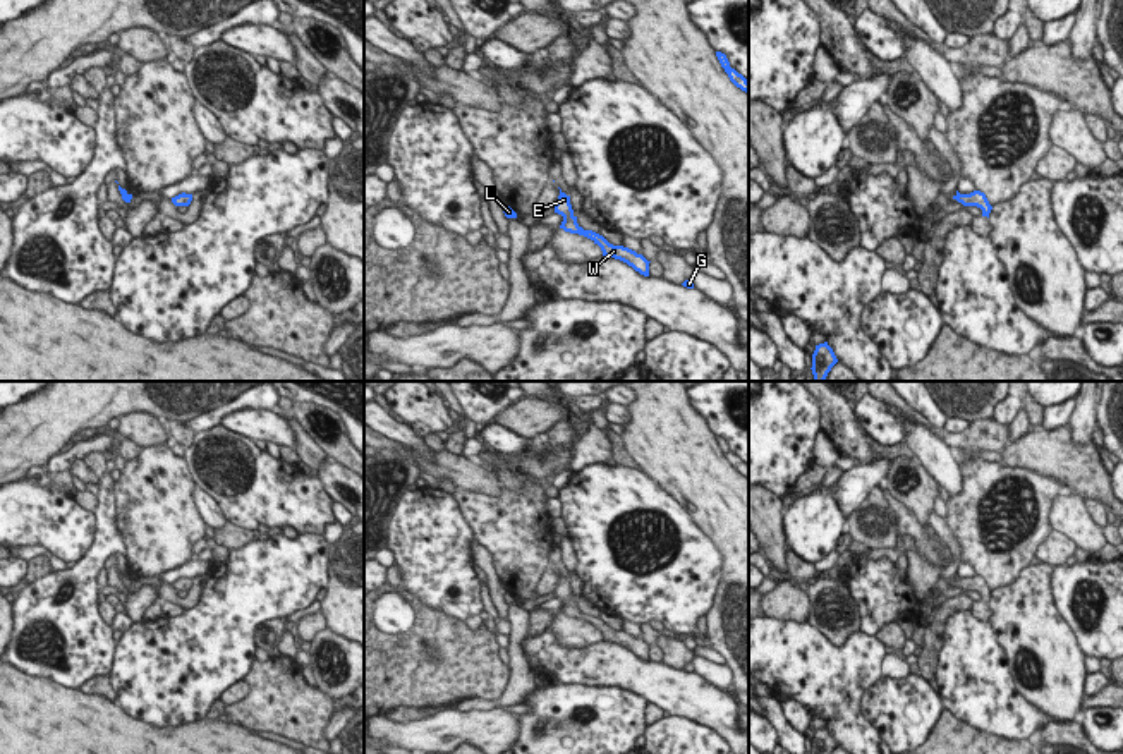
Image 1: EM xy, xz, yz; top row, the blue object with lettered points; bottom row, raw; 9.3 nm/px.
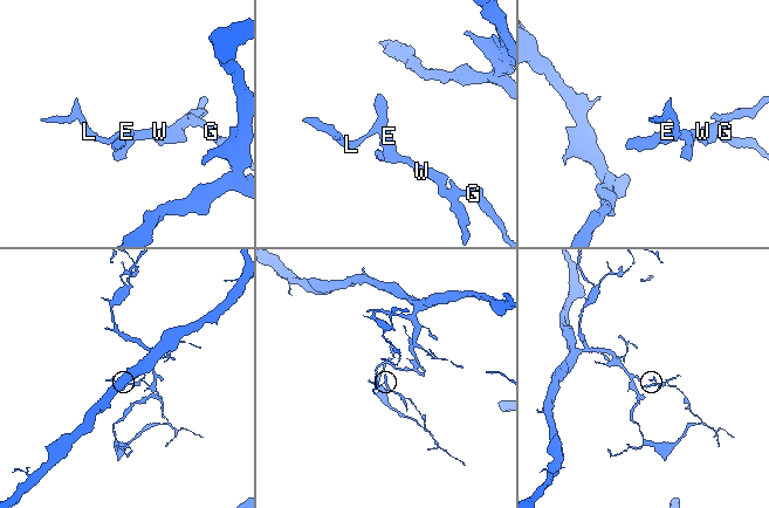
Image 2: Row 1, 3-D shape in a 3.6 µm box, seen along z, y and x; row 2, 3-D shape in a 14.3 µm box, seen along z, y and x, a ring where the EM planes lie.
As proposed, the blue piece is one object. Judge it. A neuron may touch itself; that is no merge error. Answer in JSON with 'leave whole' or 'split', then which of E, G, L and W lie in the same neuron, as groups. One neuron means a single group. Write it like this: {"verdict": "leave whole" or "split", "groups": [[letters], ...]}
{"verdict": "leave whole", "groups": [["E", "G", "L", "W"]]}

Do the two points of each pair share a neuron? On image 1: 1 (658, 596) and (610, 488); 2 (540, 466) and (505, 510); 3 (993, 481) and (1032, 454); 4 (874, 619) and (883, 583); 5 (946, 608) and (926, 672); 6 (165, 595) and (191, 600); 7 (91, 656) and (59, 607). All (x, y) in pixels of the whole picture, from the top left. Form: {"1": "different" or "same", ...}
{"1": "same", "2": "different", "3": "different", "4": "same", "5": "same", "6": "same", "7": "same"}

